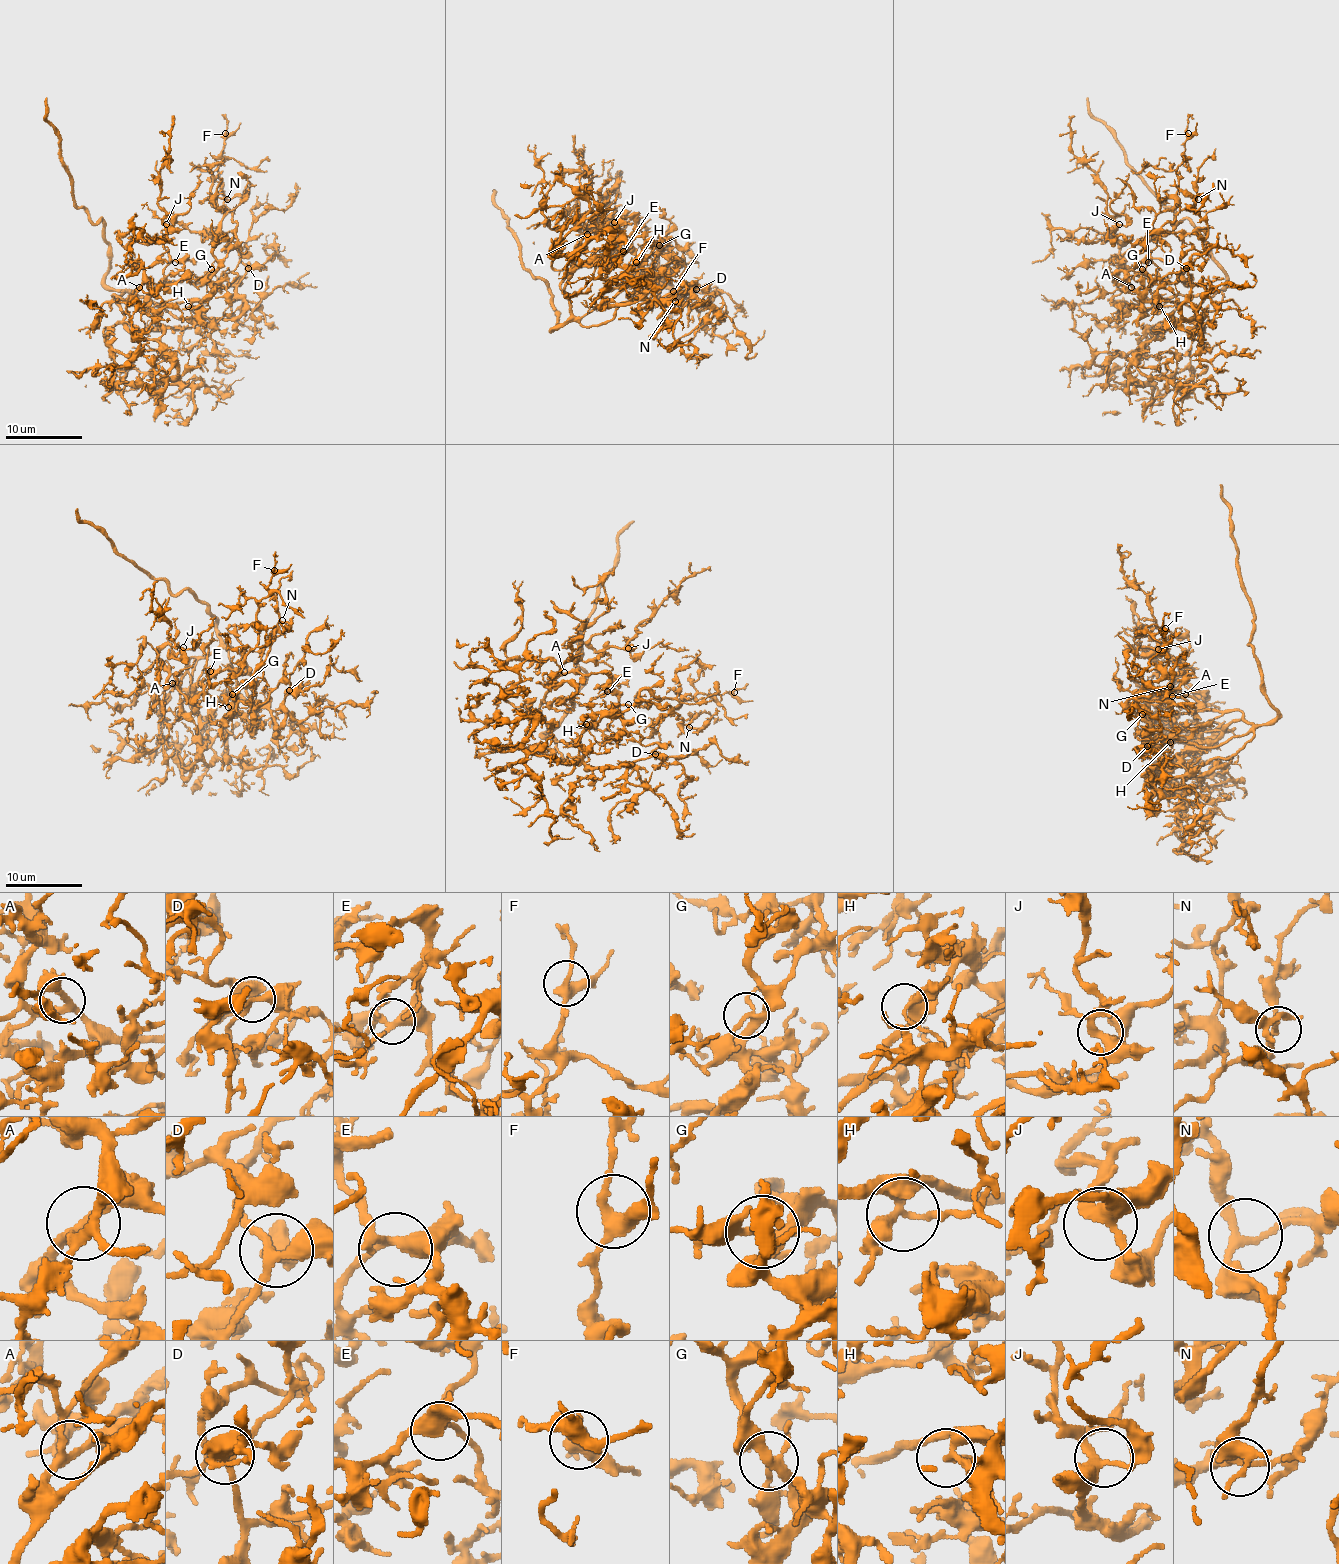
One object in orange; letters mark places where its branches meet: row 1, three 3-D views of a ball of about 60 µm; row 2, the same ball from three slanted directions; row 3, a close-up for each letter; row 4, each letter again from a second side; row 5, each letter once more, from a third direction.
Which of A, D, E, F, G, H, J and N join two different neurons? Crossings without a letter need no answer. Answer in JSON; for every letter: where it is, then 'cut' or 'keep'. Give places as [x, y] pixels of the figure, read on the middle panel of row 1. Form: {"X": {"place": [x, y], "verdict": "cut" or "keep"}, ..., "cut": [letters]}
{"A": {"place": [587, 234], "verdict": "keep"}, "D": {"place": [696, 289], "verdict": "keep"}, "E": {"place": [623, 251], "verdict": "keep"}, "F": {"place": [673, 291], "verdict": "keep"}, "G": {"place": [659, 245], "verdict": "keep"}, "H": {"place": [636, 262], "verdict": "keep"}, "J": {"place": [614, 222], "verdict": "keep"}, "N": {"place": [675, 301], "verdict": "keep"}, "cut": []}

